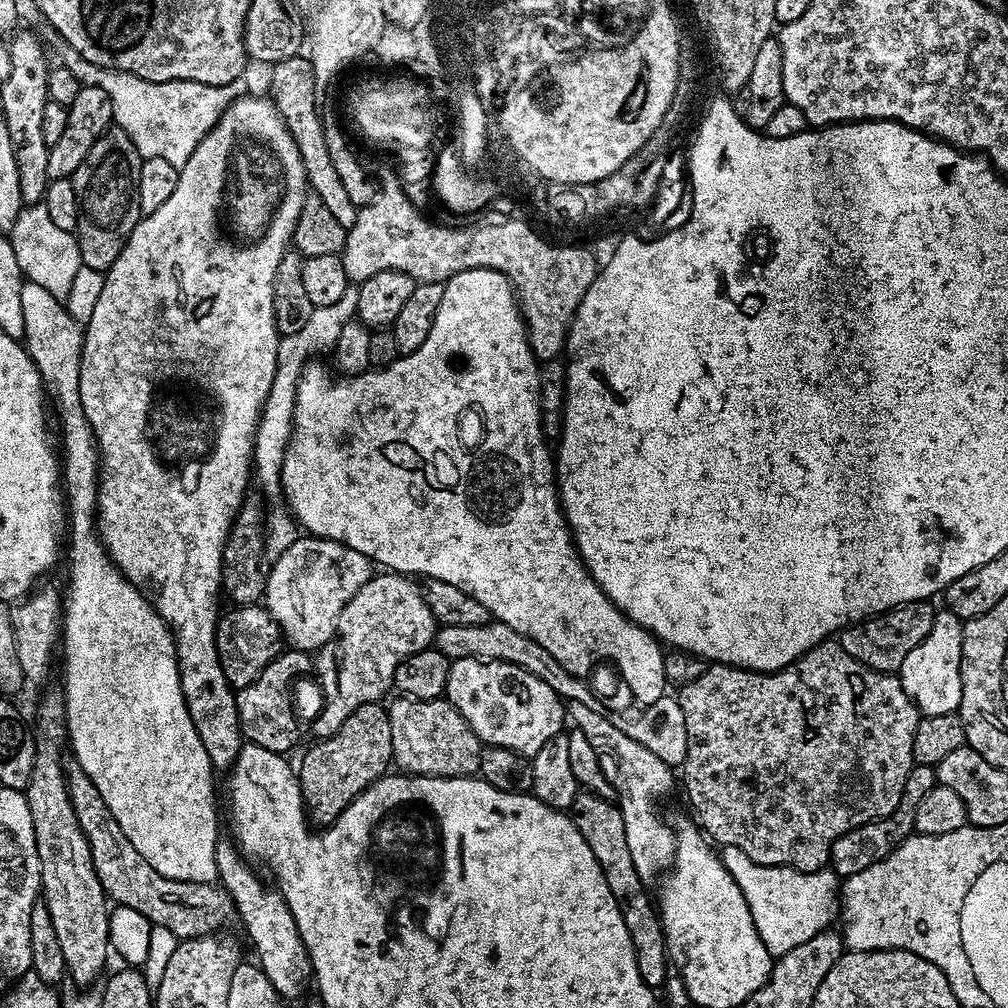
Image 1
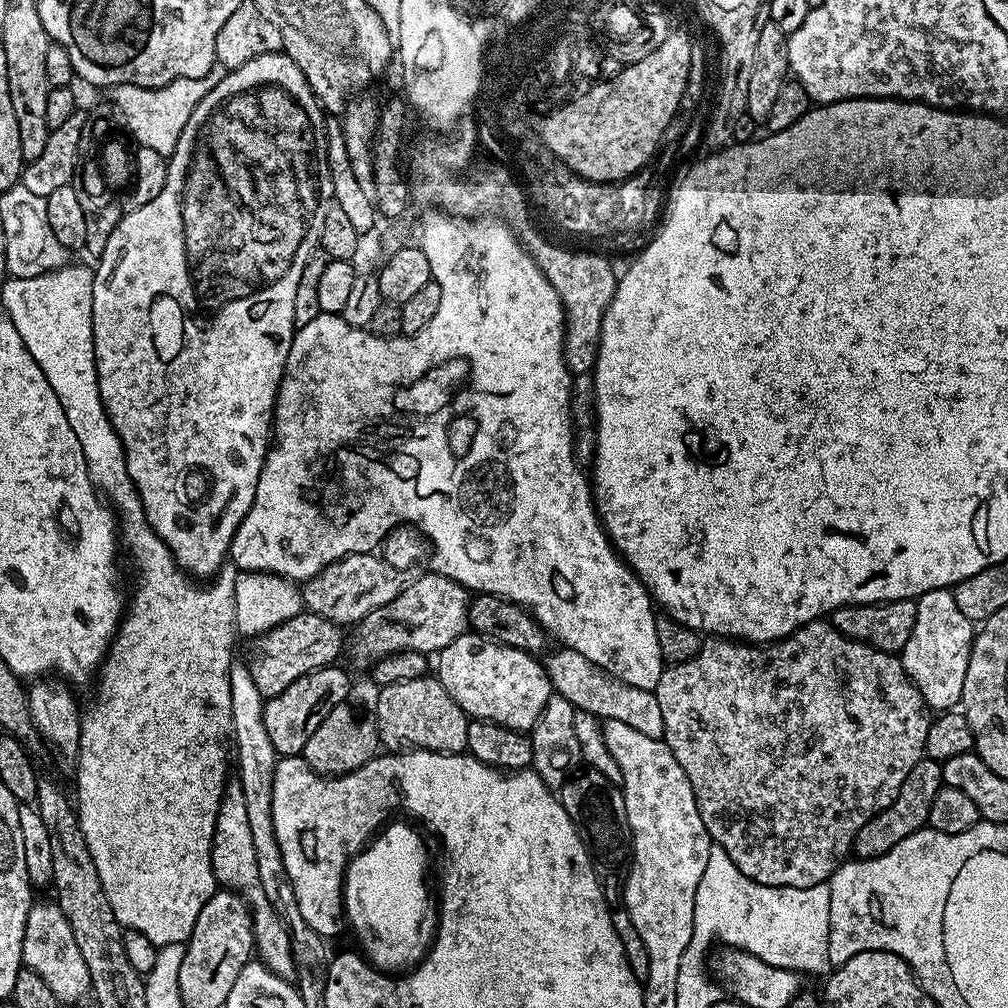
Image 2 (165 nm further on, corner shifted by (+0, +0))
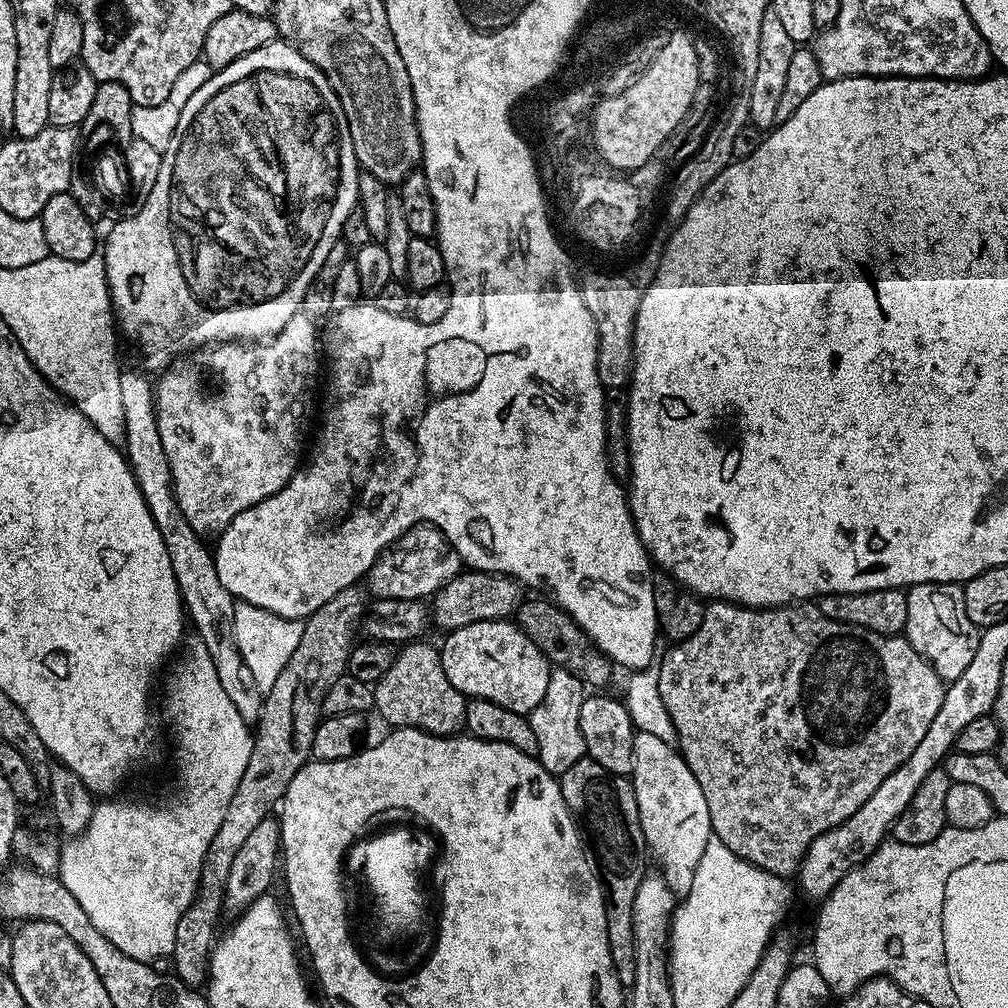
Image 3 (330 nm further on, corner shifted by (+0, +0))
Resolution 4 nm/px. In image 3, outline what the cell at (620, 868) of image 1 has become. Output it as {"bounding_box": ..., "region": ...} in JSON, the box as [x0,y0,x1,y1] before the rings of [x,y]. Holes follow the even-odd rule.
{"bounding_box":[558,758,650,990],"region":[[[591,758],[579,760],[570,770],[558,777],[562,798],[570,810],[572,820],[580,830],[580,839],[592,861],[596,875],[600,877],[600,887],[604,890],[604,909],[606,910],[606,938],[610,942],[612,971],[618,974],[618,982],[626,990],[634,986],[634,898],[638,886],[649,871],[650,853],[648,843],[642,834],[642,822],[638,818],[638,802],[634,798],[632,781],[626,776],[616,776],[608,772]]]}

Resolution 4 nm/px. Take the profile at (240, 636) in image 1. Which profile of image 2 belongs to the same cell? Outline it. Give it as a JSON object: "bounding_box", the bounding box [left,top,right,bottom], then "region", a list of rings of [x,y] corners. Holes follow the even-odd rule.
{"bounding_box":[246,610,344,698],"region":[[[307,610],[300,615],[274,626],[251,641],[252,649],[246,655],[250,678],[265,698],[282,694],[290,682],[298,682],[311,672],[318,672],[337,663],[344,652],[344,632],[341,625],[330,622]]]}

